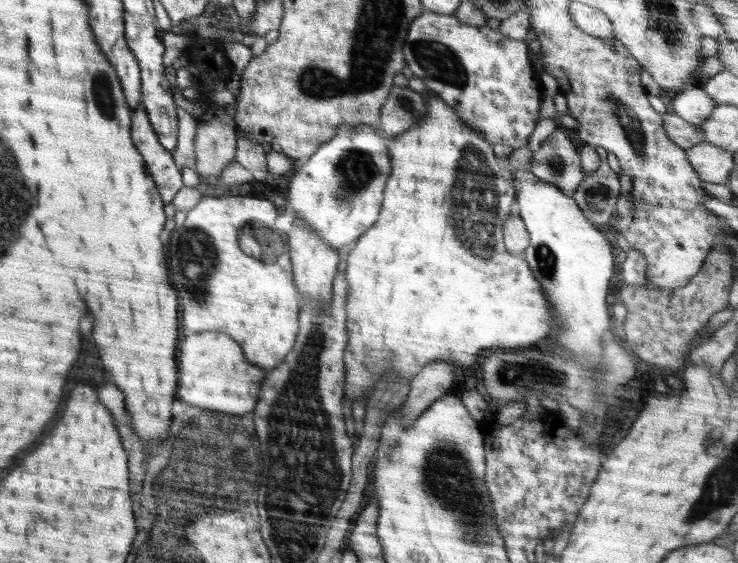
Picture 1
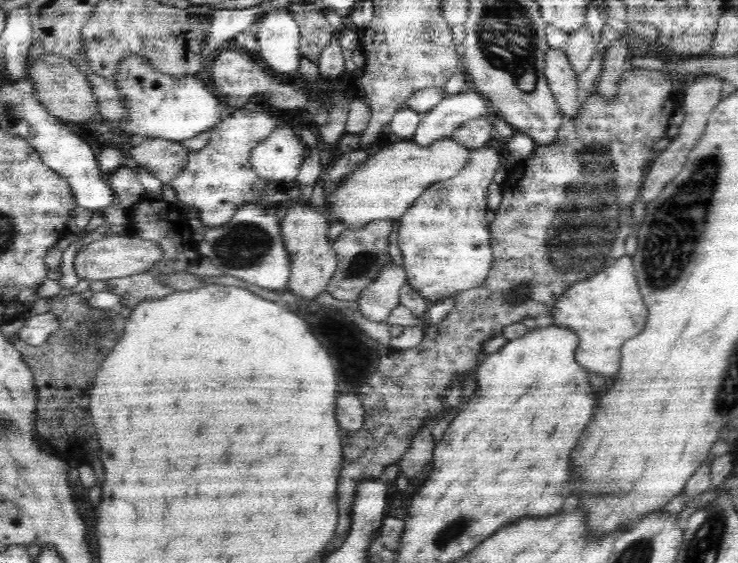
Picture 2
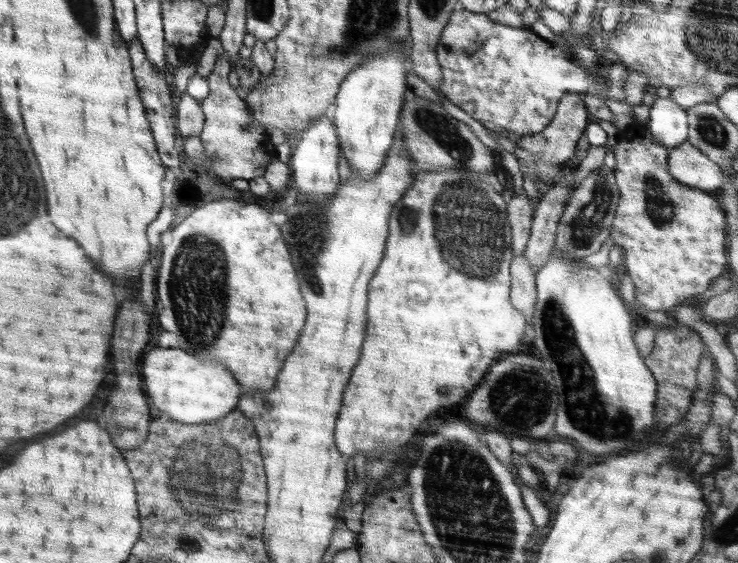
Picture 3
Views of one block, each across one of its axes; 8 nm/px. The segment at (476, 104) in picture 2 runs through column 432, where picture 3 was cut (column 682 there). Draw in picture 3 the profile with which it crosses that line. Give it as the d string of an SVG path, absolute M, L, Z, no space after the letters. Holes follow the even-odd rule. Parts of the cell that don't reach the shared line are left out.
M655 99L650 108L650 121L647 127L660 144L672 150L687 140L689 124L686 110L672 102L672 99Z

